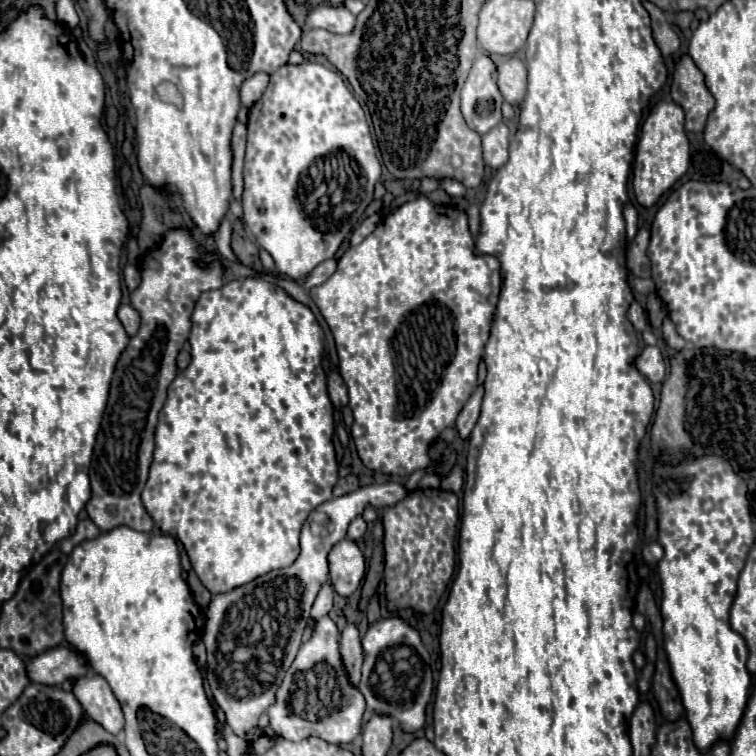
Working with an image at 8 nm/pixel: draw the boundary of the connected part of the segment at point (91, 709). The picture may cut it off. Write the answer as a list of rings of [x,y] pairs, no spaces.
[[[98,675],[80,677],[74,685],[74,695],[78,695],[78,701],[82,703],[90,719],[102,725],[108,733],[118,735],[124,729],[124,715],[120,703],[114,697],[106,679]]]

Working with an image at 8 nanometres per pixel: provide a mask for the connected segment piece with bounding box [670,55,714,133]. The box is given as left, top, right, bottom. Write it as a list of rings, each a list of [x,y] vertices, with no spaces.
[[[688,55],[676,63],[670,95],[686,113],[686,129],[692,133],[702,133],[708,115],[714,109],[714,97],[706,91],[702,71],[694,67],[694,61]]]

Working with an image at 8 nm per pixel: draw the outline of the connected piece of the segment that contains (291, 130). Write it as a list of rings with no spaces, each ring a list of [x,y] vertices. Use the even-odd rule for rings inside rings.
[[[320,63],[282,65],[270,75],[270,85],[248,115],[248,143],[244,163],[244,221],[258,247],[266,249],[278,273],[302,281],[316,265],[332,259],[344,237],[354,229],[382,175],[364,109],[346,87],[340,73]]]

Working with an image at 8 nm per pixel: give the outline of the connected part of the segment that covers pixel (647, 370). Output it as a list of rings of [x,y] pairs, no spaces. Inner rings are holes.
[[[644,347],[636,359],[636,367],[650,383],[662,383],[666,377],[666,363],[658,347]]]

